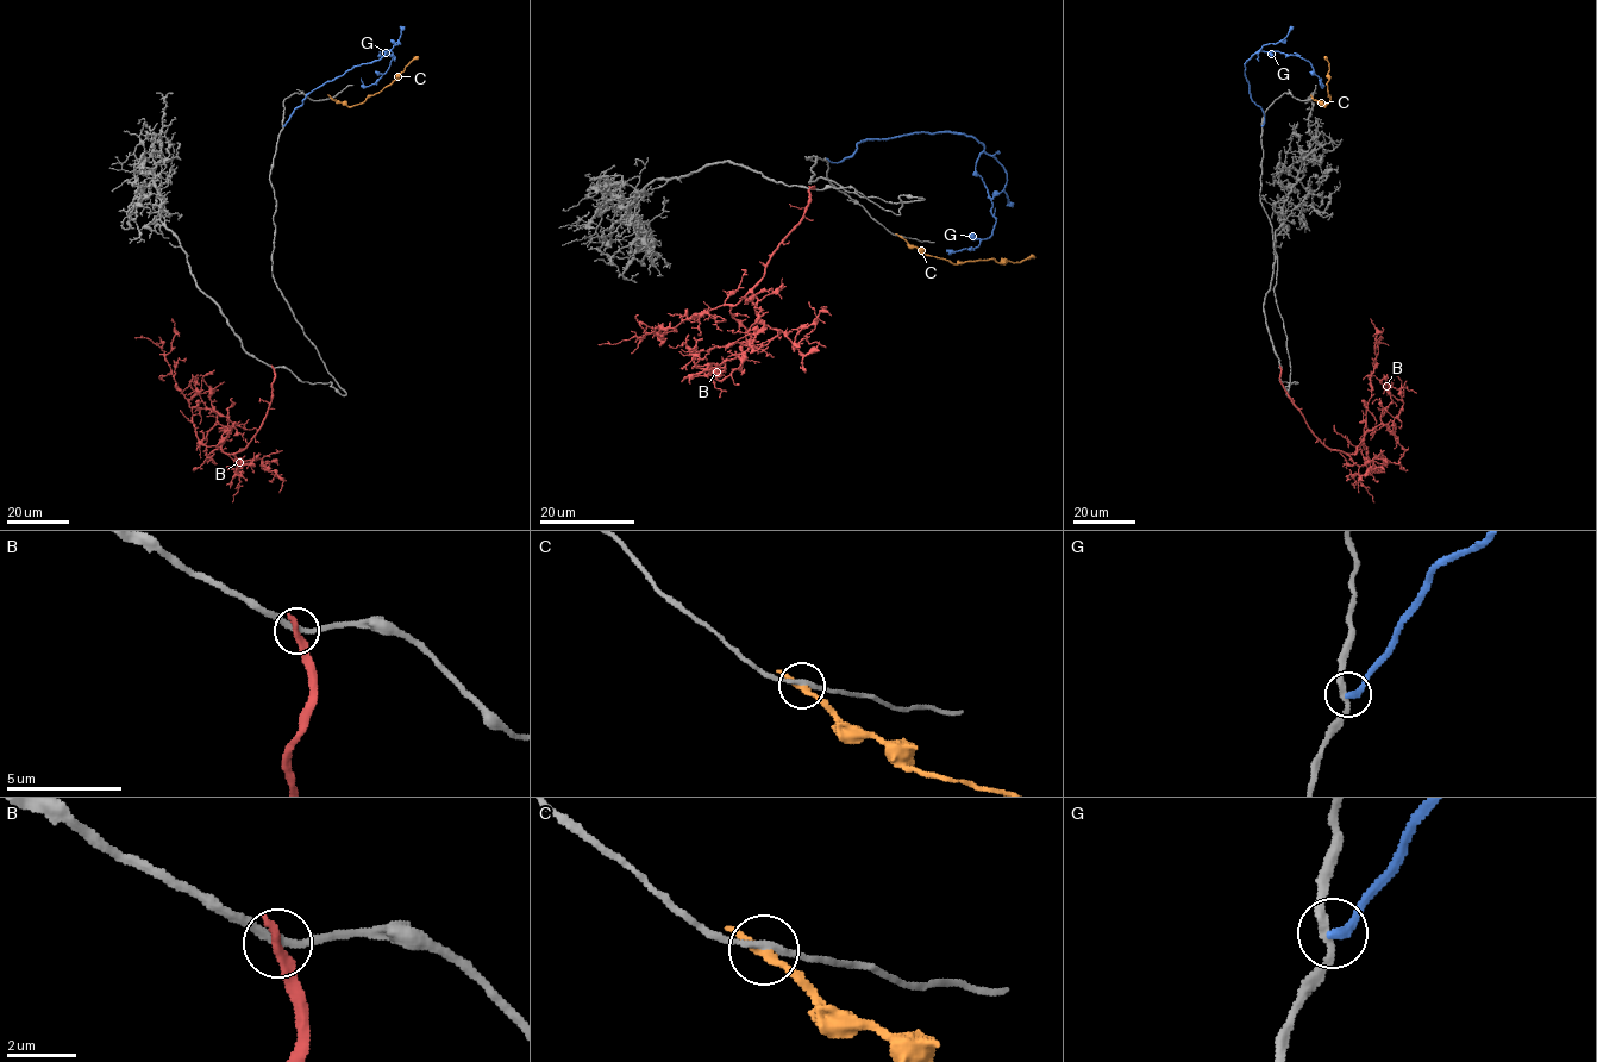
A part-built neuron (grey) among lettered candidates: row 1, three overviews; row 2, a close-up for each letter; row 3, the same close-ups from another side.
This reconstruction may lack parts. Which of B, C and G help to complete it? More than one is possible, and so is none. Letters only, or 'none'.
none

